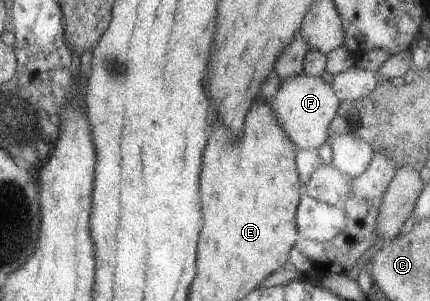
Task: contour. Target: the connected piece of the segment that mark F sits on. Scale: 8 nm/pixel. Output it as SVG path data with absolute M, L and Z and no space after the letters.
M304 73L281 81L277 94L269 103L277 126L281 126L281 132L298 151L317 149L328 142L328 126L340 104L329 84L320 77L311 77Z

